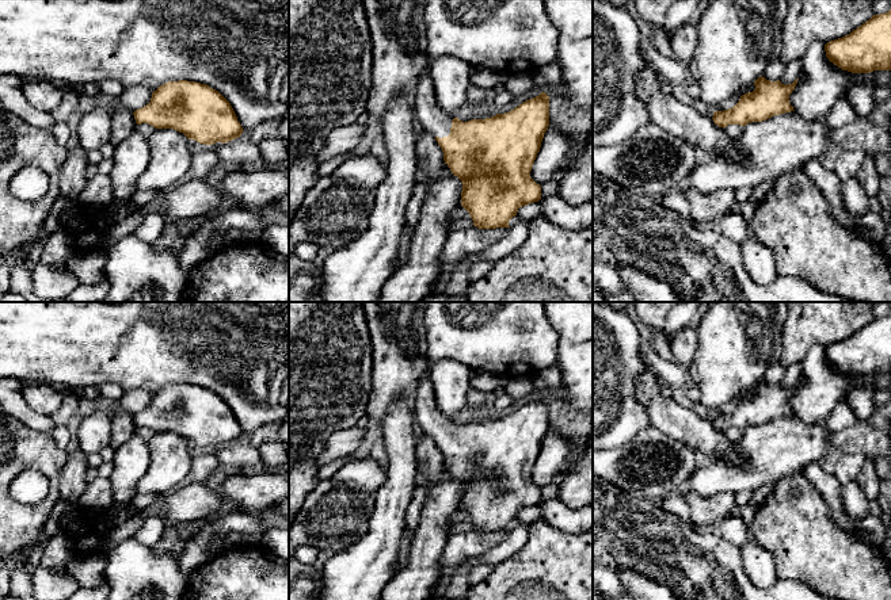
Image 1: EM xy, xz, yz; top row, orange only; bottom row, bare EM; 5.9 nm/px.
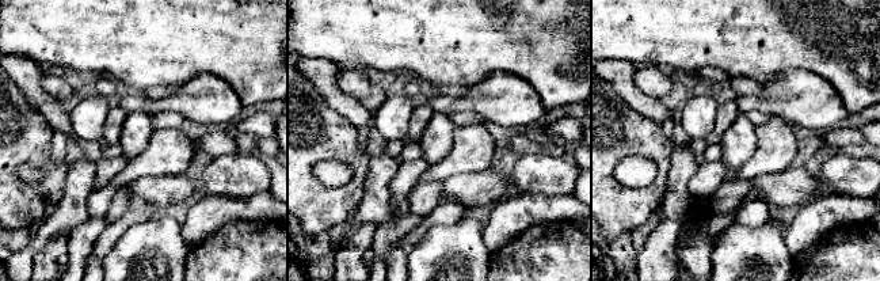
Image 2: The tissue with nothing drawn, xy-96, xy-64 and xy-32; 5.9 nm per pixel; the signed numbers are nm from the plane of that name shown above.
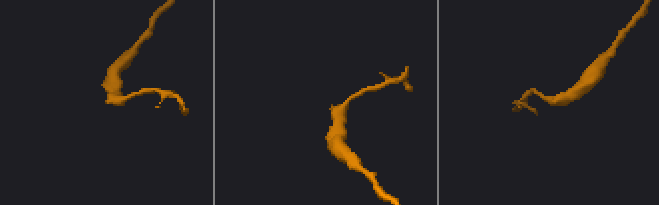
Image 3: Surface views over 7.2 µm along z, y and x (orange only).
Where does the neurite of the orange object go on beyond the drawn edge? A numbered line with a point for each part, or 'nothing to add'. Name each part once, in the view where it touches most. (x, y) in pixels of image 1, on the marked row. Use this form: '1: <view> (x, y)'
1: xz (427, 114)

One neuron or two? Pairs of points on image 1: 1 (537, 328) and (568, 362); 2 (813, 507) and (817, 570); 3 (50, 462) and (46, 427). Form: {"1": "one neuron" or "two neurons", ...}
{"1": "two neurons", "2": "one neuron", "3": "two neurons"}

